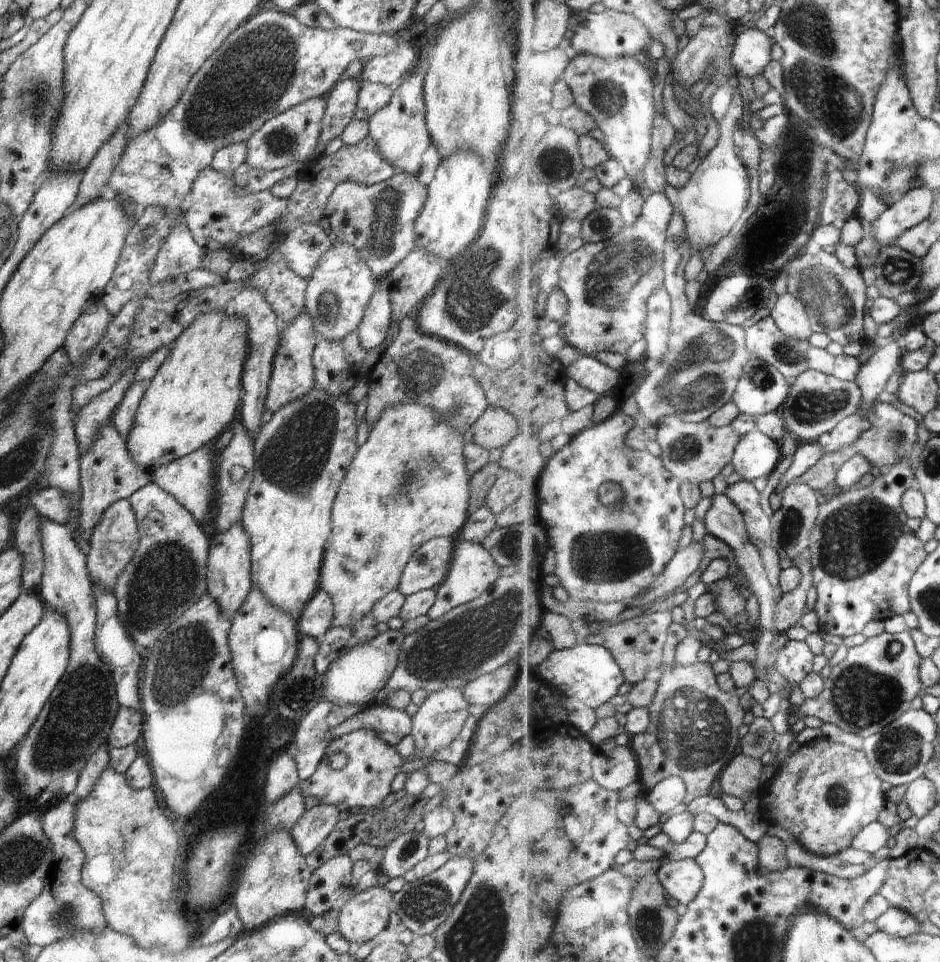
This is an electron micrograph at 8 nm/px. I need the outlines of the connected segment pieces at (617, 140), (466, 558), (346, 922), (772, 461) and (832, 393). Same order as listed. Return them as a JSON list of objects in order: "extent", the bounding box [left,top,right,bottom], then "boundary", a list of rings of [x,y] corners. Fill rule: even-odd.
[{"extent":[566,54,657,179],"boundary":[[[582,54],[572,60],[566,70],[566,82],[570,84],[578,104],[594,114],[600,128],[604,130],[604,143],[611,156],[618,159],[627,170],[628,176],[636,179],[638,172],[644,172],[645,164],[654,154],[653,130],[657,115],[654,100],[654,76],[646,62],[638,56],[616,56],[602,60],[598,56]]]},{"extent":[427,537,504,620],"boundary":[[[456,537],[447,575],[444,582],[436,588],[437,595],[432,608],[427,612],[428,616],[431,620],[439,619],[449,610],[478,598],[503,573],[504,571],[494,562],[490,553],[481,544],[471,543],[464,538]]]},{"extent":[338,887,393,944],"boundary":[[[370,887],[356,893],[338,915],[338,933],[350,944],[364,944],[375,940],[377,934],[390,926],[389,916],[393,895],[382,887]]]},{"extent":[733,428,782,481],"boundary":[[[758,428],[743,436],[733,466],[744,480],[754,481],[772,474],[782,460],[782,448],[773,436]]]},{"extent":[781,369,865,444],"boundary":[[[808,369],[792,384],[791,395],[783,404],[781,413],[788,433],[798,444],[818,442],[826,432],[832,432],[844,419],[860,413],[865,402],[862,388],[856,382],[844,382],[836,376]]]}]

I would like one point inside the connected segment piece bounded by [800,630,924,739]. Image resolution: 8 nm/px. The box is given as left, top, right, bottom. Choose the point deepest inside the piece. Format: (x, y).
(872, 688)

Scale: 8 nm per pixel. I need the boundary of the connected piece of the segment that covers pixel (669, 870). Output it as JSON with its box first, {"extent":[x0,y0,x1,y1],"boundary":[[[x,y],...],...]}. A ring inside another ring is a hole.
{"extent":[658,859,705,903],"boundary":[[[697,859],[666,860],[658,873],[660,882],[667,888],[667,894],[680,903],[694,903],[699,898],[705,883],[705,872]]]}

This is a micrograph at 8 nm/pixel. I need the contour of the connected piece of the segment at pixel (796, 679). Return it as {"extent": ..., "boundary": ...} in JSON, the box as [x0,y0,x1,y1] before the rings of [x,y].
{"extent":[777,640,814,685],"boundary":[[[789,640],[788,644],[777,654],[777,669],[795,685],[808,678],[814,670],[814,658],[810,644],[806,641]]]}

